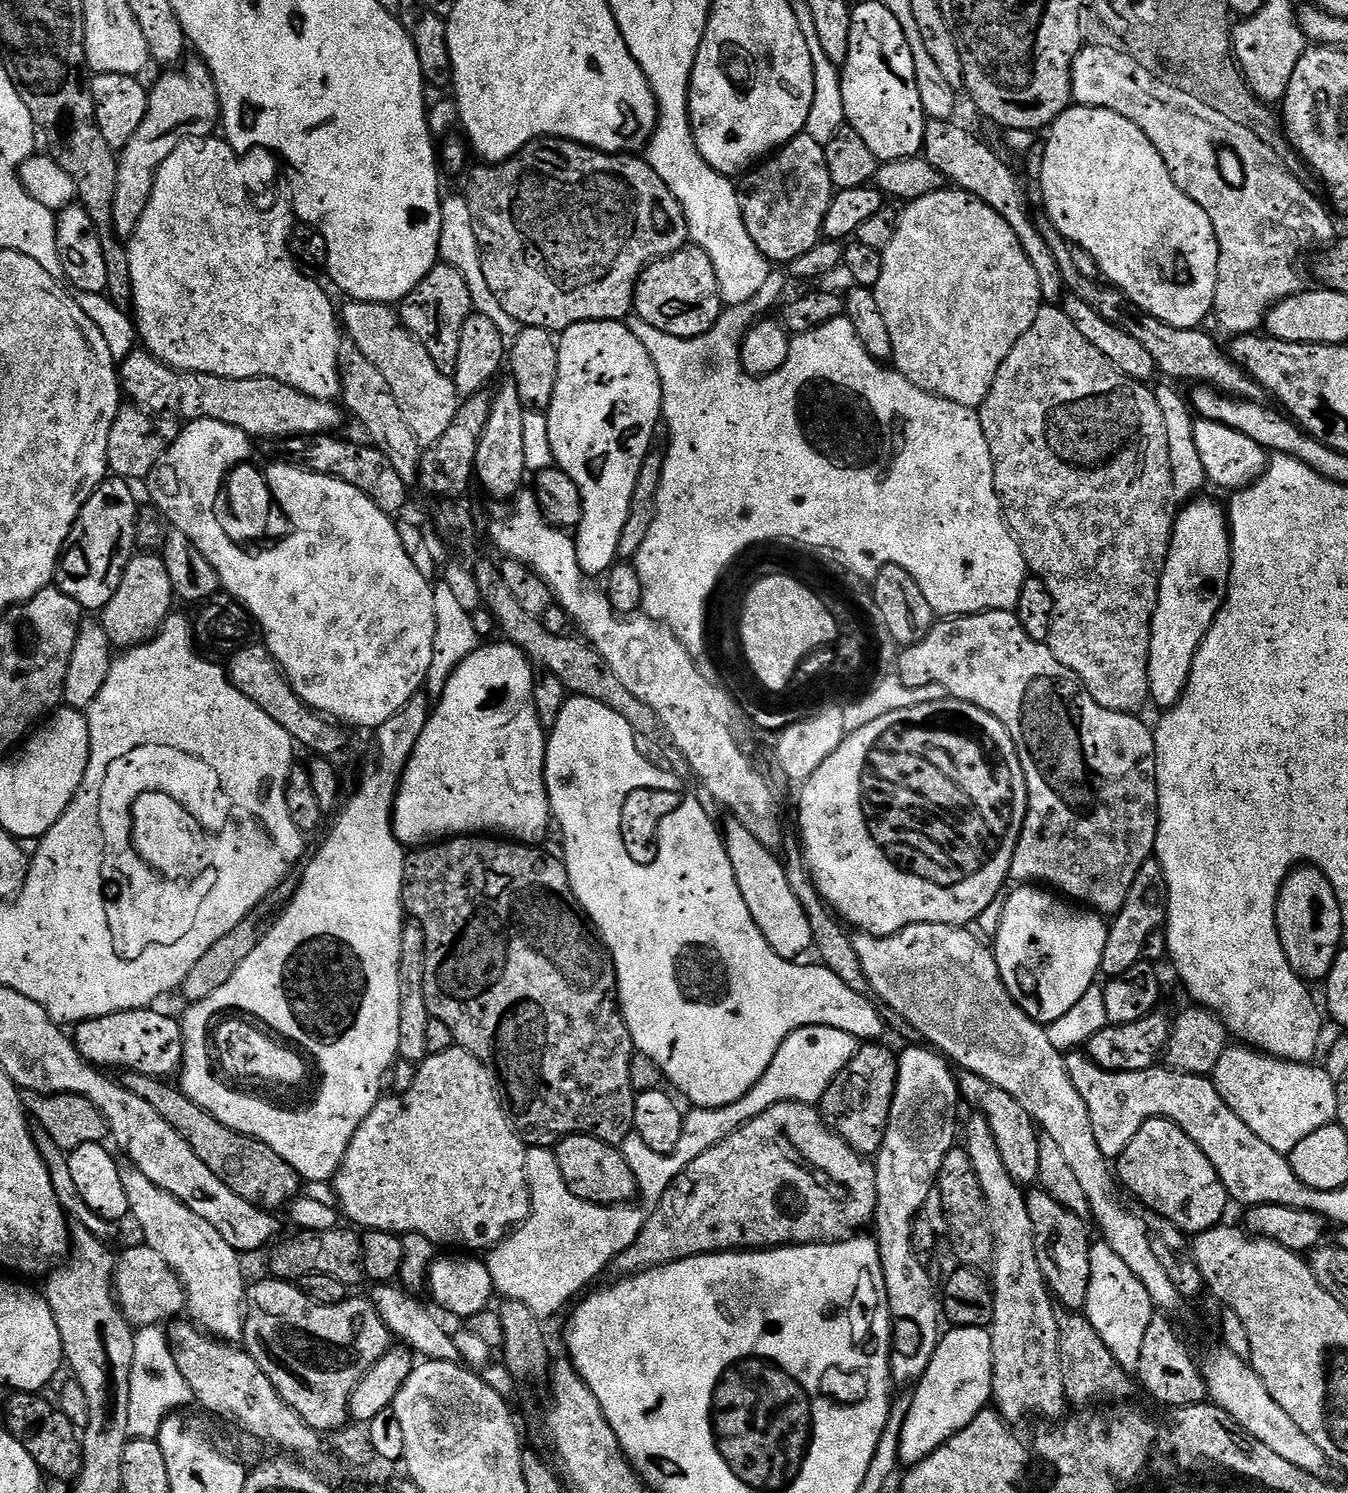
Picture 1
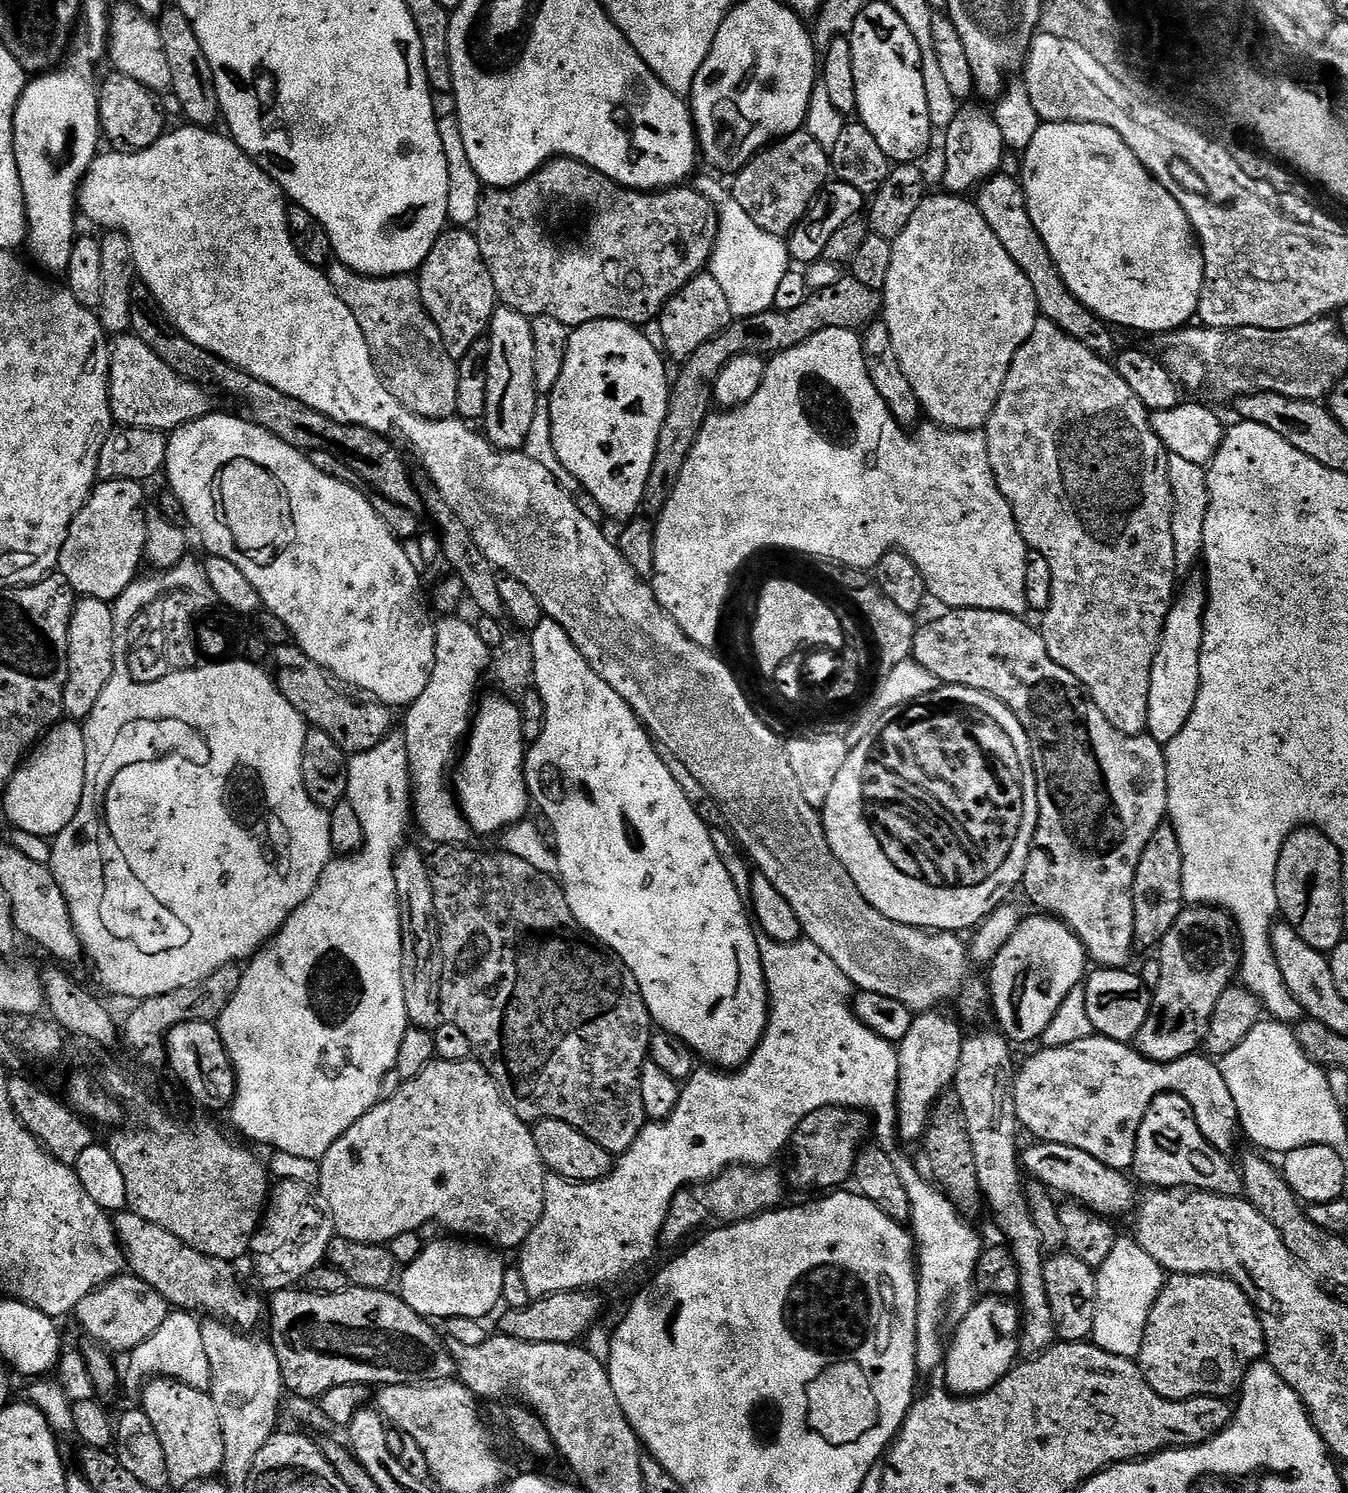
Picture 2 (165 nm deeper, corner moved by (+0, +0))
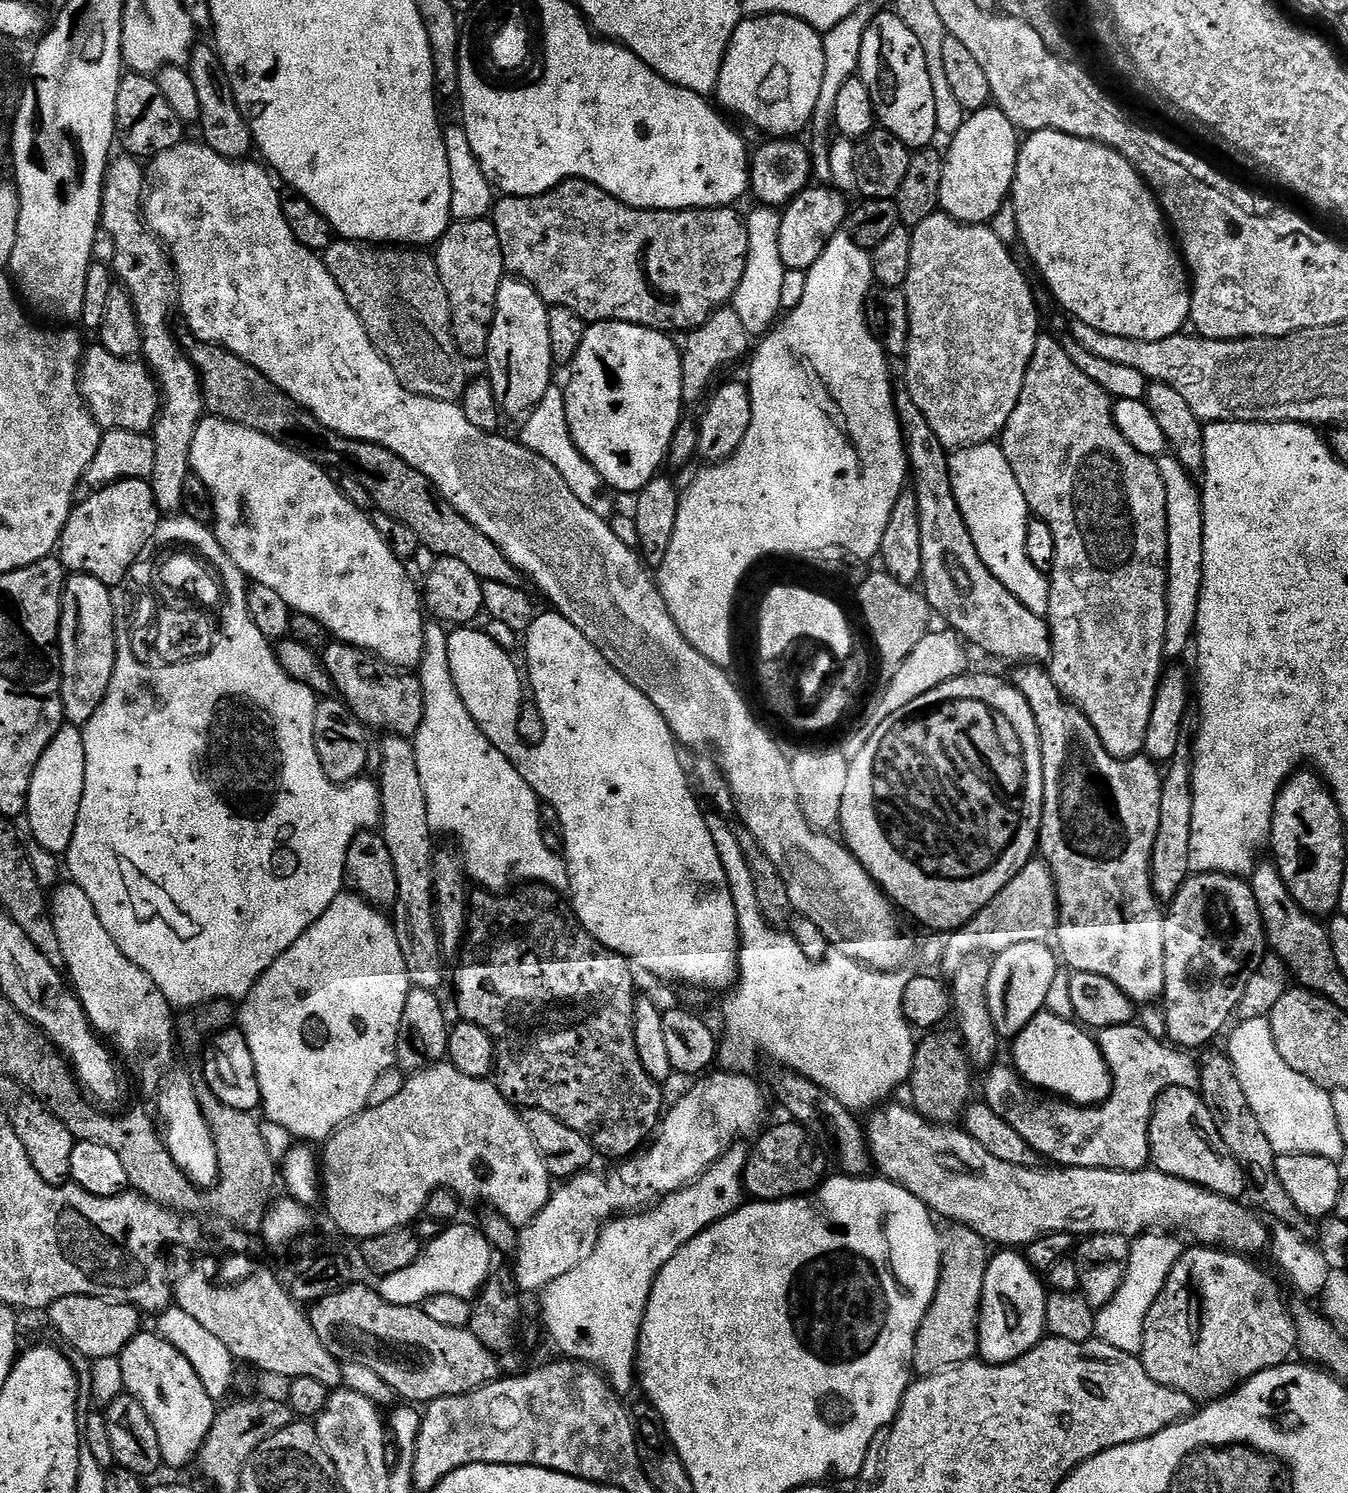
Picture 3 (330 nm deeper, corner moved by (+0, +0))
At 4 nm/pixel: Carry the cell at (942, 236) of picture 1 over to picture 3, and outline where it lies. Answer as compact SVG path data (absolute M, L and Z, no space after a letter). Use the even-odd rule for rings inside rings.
M937 210L911 229L909 270L904 278L902 295L908 304L908 348L905 349L902 363L904 363L904 380L906 390L911 394L913 402L922 410L926 422L930 422L930 430L938 434L945 449L963 450L973 444L986 444L995 441L1004 431L1004 423L1016 404L1022 390L1024 370L1028 367L1028 359L1036 345L1037 336L1041 335L1040 316L1036 313L1036 300L1032 297L1032 288L1024 277L1022 269L1016 265L1014 257L1008 253L1006 245L1000 241L998 233L988 224L959 224L954 218L944 215Z

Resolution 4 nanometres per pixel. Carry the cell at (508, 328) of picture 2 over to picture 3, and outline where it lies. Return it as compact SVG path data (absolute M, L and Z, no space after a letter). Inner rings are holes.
M505 278L498 286L498 298L496 299L496 313L492 319L492 329L488 339L488 372L486 378L492 383L496 406L505 417L523 417L532 411L538 402L546 394L546 390L553 387L552 368L554 361L550 350L550 332L548 322L549 305L536 293L534 286L530 286L519 278Z

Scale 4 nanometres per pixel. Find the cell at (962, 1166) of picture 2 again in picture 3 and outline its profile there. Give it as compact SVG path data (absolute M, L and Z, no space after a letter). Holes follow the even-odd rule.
M929 1031L925 1035L928 1037L925 1040L921 1039L916 1045L910 1077L910 1089L912 1088L910 1104L920 1116L926 1117L930 1123L952 1126L963 1117L964 1109L970 1103L968 1095L972 1092L974 1065L968 1059L964 1037L959 1031L944 1031Z

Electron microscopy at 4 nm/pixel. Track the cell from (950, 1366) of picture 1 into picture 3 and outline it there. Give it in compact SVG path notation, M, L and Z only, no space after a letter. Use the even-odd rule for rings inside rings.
M1000 1250L991 1257L986 1270L980 1307L979 1359L986 1364L1009 1364L1035 1348L1045 1339L1046 1284L1041 1273L1028 1265L1027 1259L1016 1250Z

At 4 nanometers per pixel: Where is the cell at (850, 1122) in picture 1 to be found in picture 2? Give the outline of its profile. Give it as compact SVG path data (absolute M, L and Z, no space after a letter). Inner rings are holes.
M819 1108L806 1114L790 1141L792 1169L786 1172L787 1183L796 1188L817 1188L820 1194L843 1189L844 1183L853 1179L856 1154L865 1147L868 1132L870 1136L869 1117L855 1108Z

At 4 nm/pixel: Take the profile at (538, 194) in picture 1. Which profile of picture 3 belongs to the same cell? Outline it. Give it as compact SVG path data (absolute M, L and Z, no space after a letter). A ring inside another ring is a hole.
M563 180L556 188L537 196L506 196L501 195L495 201L490 212L490 219L498 234L498 242L502 246L502 258L505 269L513 277L525 280L544 303L554 308L574 310L588 324L601 324L604 320L617 320L627 324L637 324L643 328L652 328L665 334L687 333L712 316L718 308L725 307L736 293L738 282L746 268L748 257L748 225L743 215L736 213L735 207L726 208L685 208L683 212L653 212L651 208L632 208L618 198L606 194L598 186L588 180Z

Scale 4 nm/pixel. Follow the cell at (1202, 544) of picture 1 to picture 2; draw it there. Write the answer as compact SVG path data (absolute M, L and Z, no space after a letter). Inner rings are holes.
M1189 575L1185 579L1189 579L1185 584L1183 581L1182 587L1173 599L1172 609L1168 611L1150 674L1150 706L1146 732L1161 746L1170 743L1180 733L1182 726L1186 726L1186 721L1190 718L1190 710L1194 710L1194 702L1198 698L1200 651L1208 586L1203 575L1196 575Z

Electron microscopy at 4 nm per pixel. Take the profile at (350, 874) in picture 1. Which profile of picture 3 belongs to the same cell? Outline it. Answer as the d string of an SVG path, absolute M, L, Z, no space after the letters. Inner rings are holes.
M341 894L330 902L326 914L318 918L286 950L271 966L260 975L260 980L250 989L238 1008L238 1027L244 1033L246 1042L250 1046L250 1054L254 1054L254 1070L258 1074L258 1086L260 1087L260 1103L264 1120L274 1122L278 1126L286 1126L290 1134L297 1141L327 1142L343 1124L348 1124L354 1117L359 1116L368 1107L370 1089L374 1082L387 1068L396 1063L396 1047L398 1046L399 1026L402 1022L402 1014L406 1009L406 998L410 985L406 962L402 962L402 950L398 950L398 938L392 928L391 919L381 909L372 908L366 901L361 900L355 894Z

